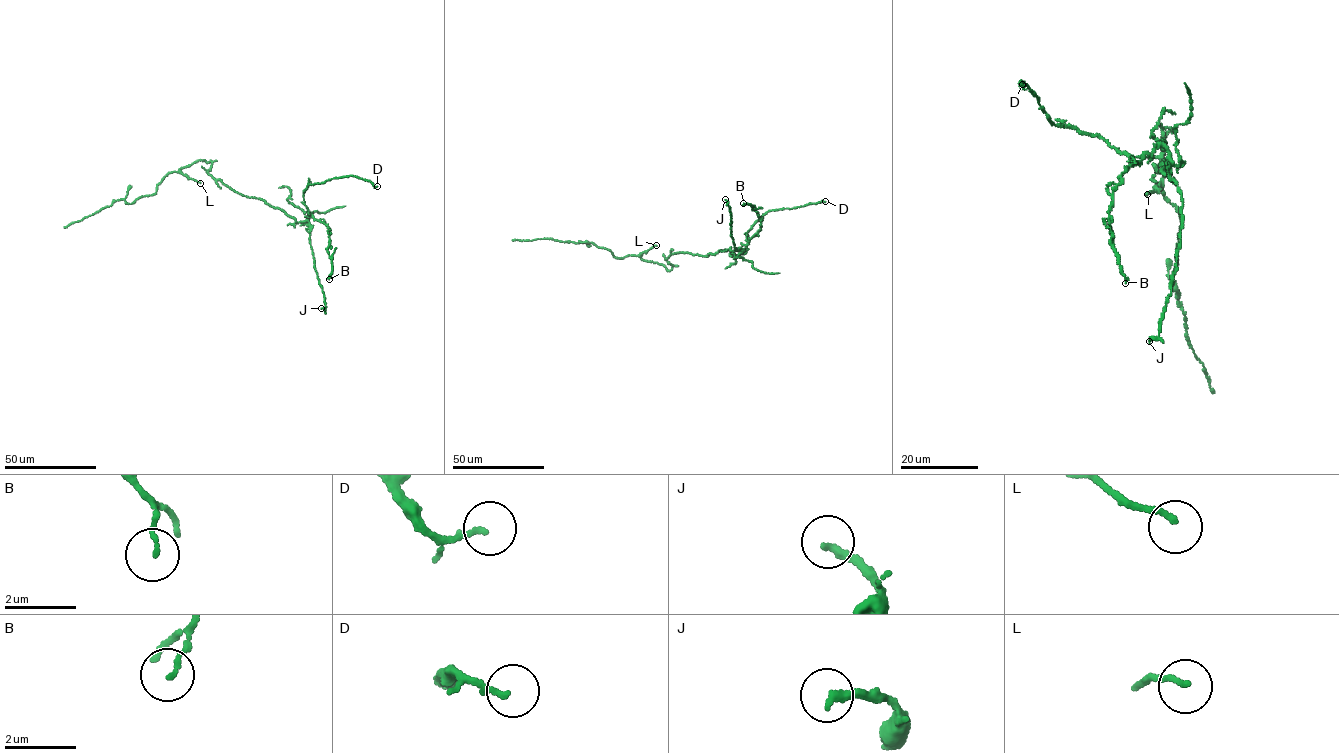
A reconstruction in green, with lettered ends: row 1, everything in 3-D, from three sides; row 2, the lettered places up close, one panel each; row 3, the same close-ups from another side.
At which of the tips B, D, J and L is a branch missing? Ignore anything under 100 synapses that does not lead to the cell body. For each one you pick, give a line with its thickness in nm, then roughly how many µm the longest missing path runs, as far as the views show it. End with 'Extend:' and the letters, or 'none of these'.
Extend: none of these

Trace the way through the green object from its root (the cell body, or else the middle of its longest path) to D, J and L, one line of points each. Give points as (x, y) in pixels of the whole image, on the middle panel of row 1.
D: (682, 252), (707, 256), (730, 247), (742, 254), (747, 245), (746, 233), (768, 211), (825, 201)
J: (682, 252), (707, 256), (730, 247), (731, 251), (743, 251), (734, 246), (730, 212), (725, 199)
L: (682, 252), (671, 254), (666, 259), (673, 265), (668, 270), (662, 264), (644, 261), (640, 256), (656, 245)

